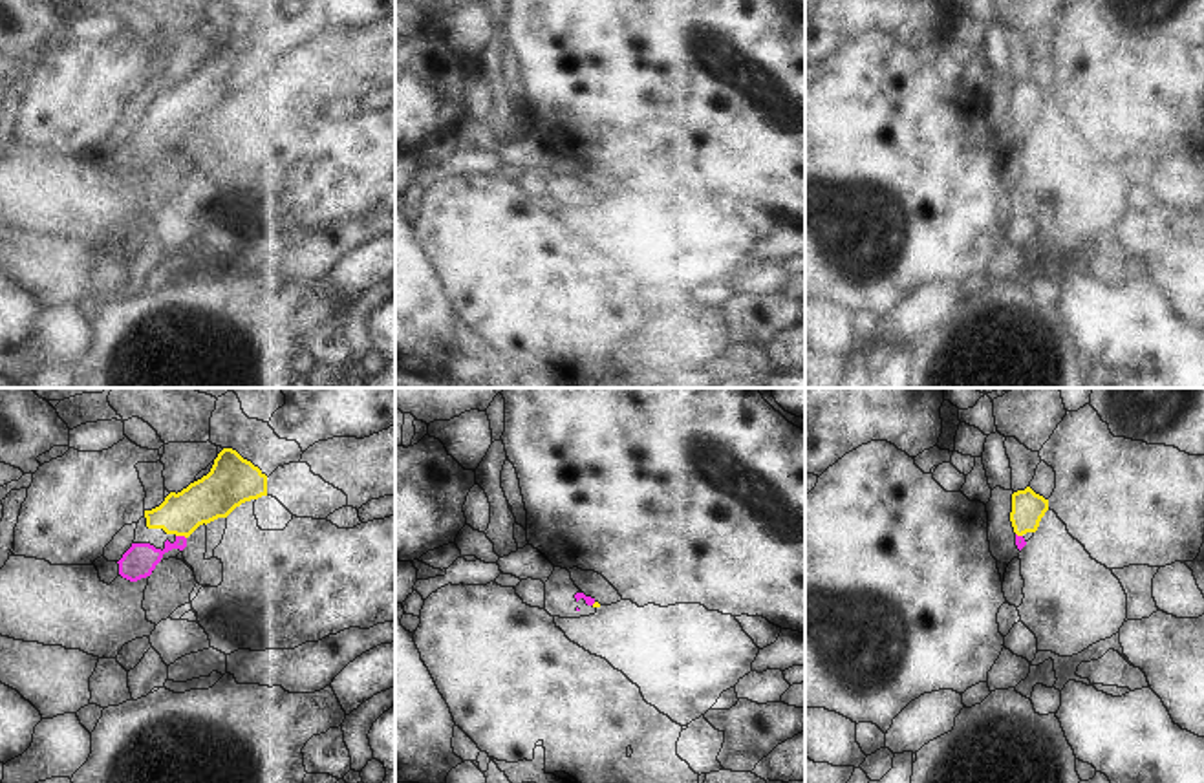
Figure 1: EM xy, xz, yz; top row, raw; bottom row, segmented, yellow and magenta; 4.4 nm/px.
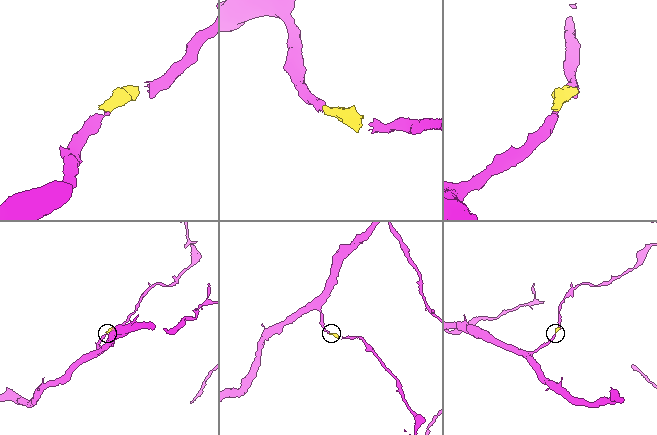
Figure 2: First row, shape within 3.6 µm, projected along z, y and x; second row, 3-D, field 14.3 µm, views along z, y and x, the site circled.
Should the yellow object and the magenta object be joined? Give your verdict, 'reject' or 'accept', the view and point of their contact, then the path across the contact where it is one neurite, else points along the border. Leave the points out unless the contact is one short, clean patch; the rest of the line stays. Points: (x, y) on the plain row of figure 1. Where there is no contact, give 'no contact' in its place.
accept; contact xy (182, 125); way xy (216, 85), (182, 125), (161, 143), (139, 150)

